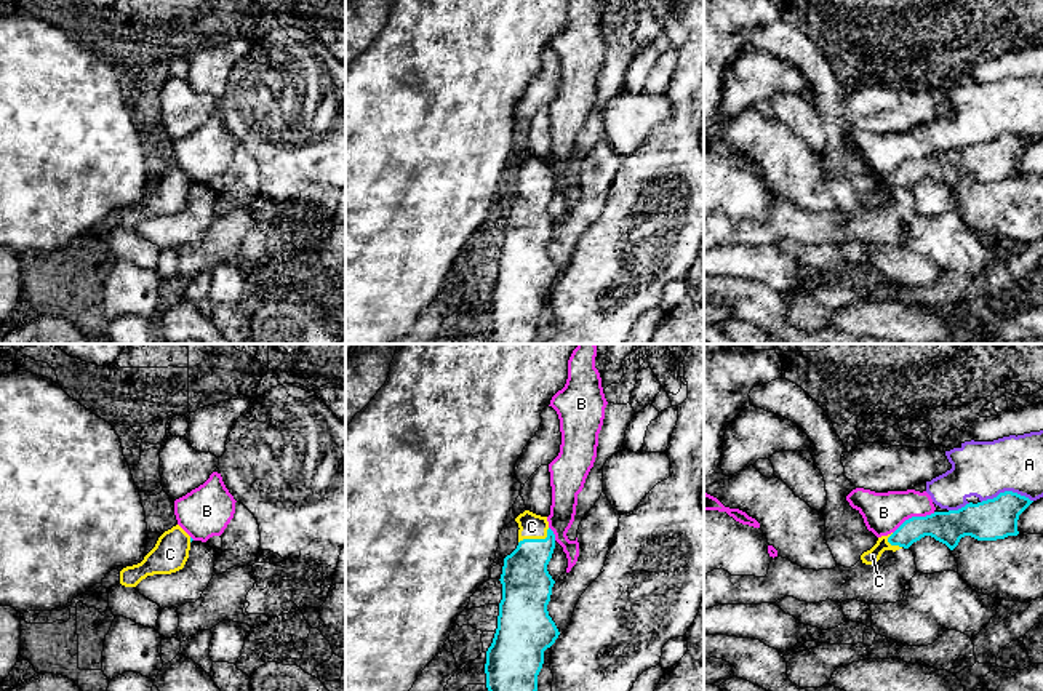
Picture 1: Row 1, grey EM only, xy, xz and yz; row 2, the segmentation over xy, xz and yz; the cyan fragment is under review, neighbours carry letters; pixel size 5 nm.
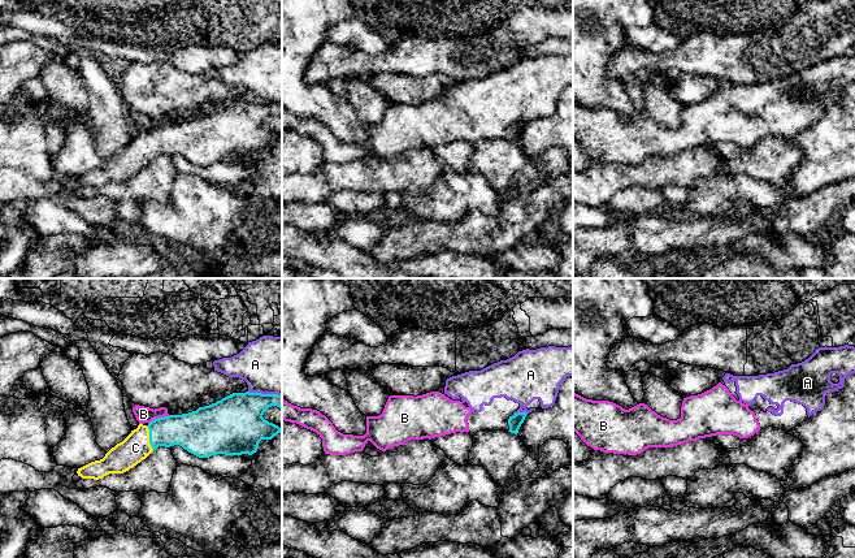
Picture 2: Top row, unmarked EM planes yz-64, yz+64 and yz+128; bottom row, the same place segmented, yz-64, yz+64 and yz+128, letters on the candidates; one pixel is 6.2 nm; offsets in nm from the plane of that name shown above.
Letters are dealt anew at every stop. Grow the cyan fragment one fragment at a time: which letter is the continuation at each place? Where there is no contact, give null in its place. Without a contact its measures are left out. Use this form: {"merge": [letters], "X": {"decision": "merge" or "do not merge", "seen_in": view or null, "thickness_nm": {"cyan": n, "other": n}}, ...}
{"merge": ["C"], "A": {"decision": "do not merge", "seen_in": "yz", "thickness_nm": {"cyan": 200, "other": 280}}, "B": {"decision": "do not merge", "seen_in": "yz", "thickness_nm": {"cyan": 160, "other": 200}}, "C": {"decision": "merge", "seen_in": "xz", "thickness_nm": {"cyan": 260, "other": 130}}}

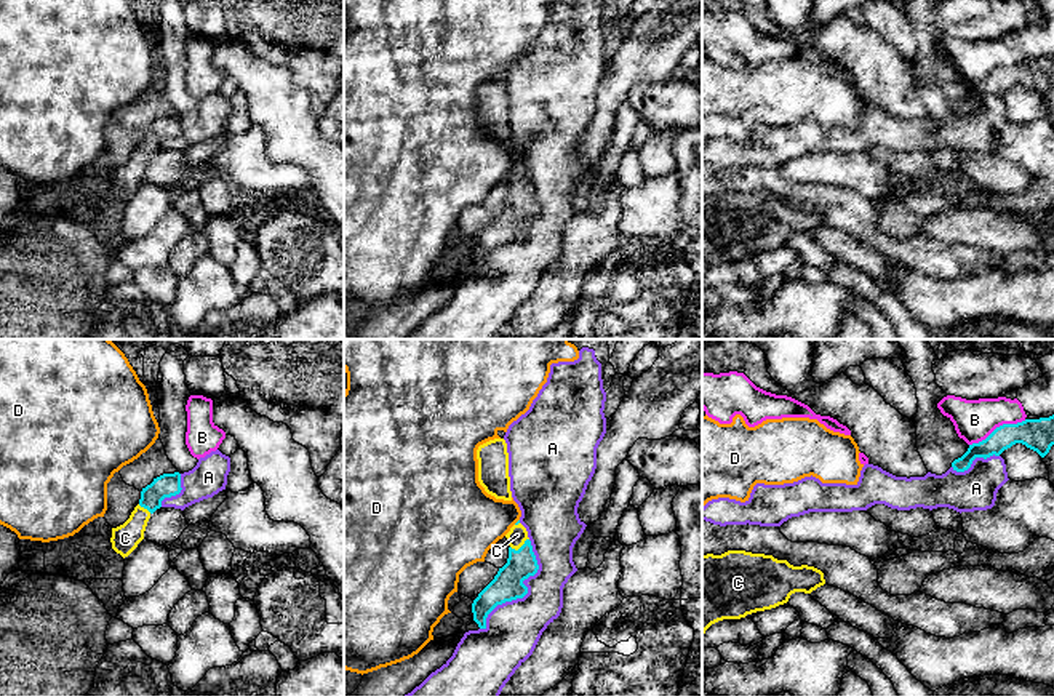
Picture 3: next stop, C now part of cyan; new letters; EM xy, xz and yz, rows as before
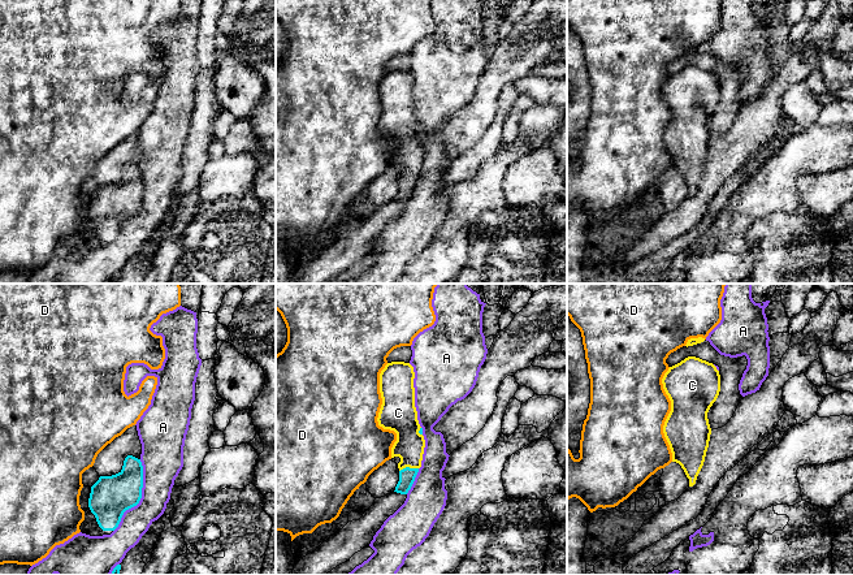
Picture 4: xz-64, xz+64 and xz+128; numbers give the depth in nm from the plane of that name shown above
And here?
{"merge": ["C"], "A": {"decision": "do not merge", "seen_in": "xz", "thickness_nm": {"cyan": 160, "other": 280}}, "B": {"decision": "do not merge", "seen_in": "yz", "thickness_nm": {"cyan": 160, "other": 200}}, "C": {"decision": "merge", "seen_in": "xz", "thickness_nm": {"cyan": 160, "other": 90}}, "D": {"decision": "do not merge", "seen_in": "xz", "thickness_nm": {"cyan": 20, "other": 360}}}

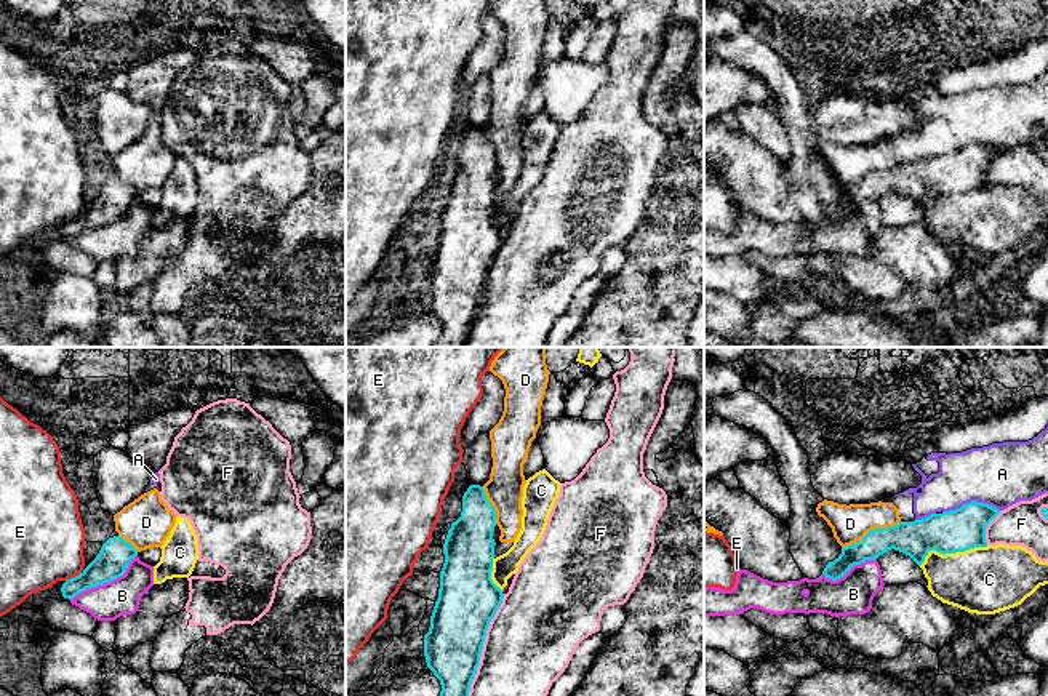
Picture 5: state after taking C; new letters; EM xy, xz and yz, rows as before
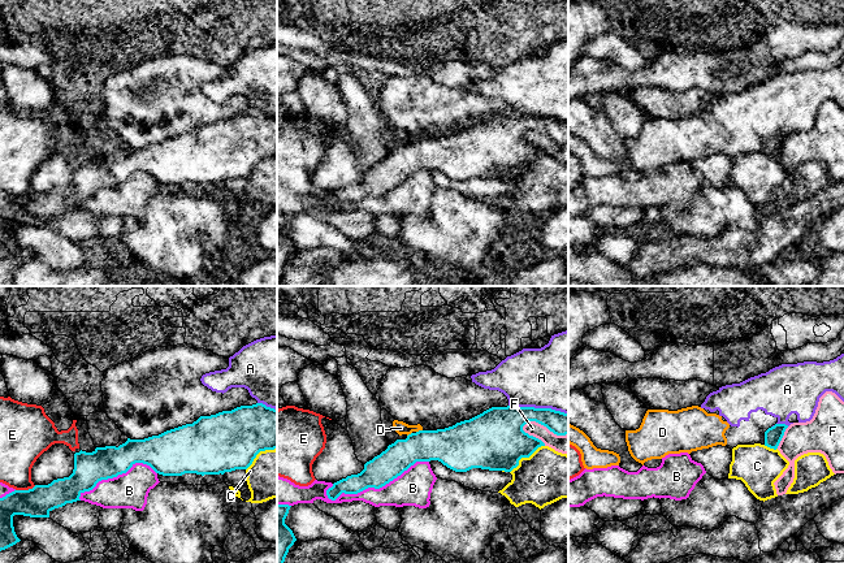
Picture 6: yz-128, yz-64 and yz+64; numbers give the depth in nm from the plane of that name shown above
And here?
{"merge": [], "A": {"decision": "do not merge", "seen_in": "yz", "thickness_nm": {"cyan": 220, "other": 320}}, "B": {"decision": "do not merge", "seen_in": "xy", "thickness_nm": {"cyan": 160, "other": 190}}, "C": {"decision": "do not merge", "seen_in": "yz", "thickness_nm": {"cyan": 220, "other": 340}}, "D": {"decision": "do not merge", "seen_in": "yz", "thickness_nm": {"cyan": 180, "other": 190}}, "E": {"decision": "do not merge", "seen_in": "xy", "thickness_nm": {"cyan": 160, "other": 420}}, "F": {"decision": "do not merge", "seen_in": "xz", "thickness_nm": {"cyan": 300, "other": 440}}}

